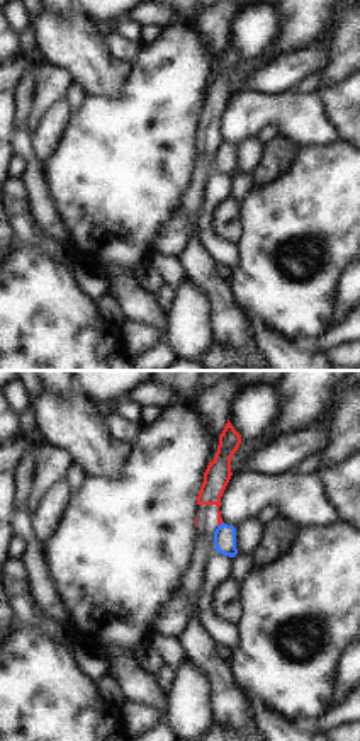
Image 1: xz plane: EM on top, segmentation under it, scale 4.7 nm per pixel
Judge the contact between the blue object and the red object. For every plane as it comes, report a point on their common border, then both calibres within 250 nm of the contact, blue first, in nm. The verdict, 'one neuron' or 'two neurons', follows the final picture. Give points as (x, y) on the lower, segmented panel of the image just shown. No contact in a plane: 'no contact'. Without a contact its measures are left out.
contact (221, 524); calibres 110 and 120 nm

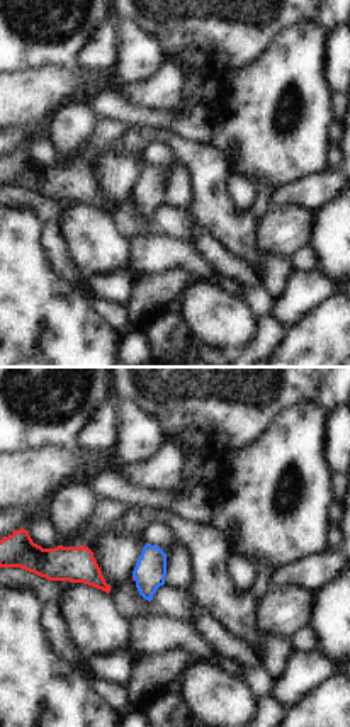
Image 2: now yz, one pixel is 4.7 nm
contact (133, 576); calibres 150 and 20 nm

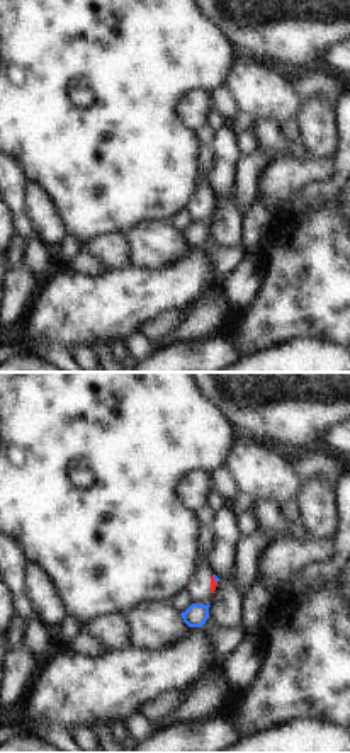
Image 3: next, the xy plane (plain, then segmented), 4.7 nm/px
contact (214, 578); calibres 20 and 30 nm

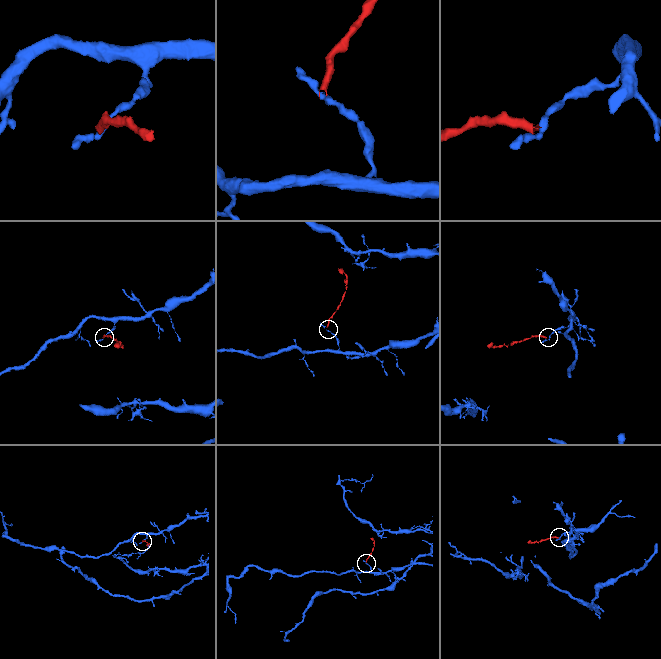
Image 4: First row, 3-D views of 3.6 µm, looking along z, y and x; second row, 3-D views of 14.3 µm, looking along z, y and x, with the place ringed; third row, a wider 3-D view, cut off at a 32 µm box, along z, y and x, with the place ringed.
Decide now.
two neurons

